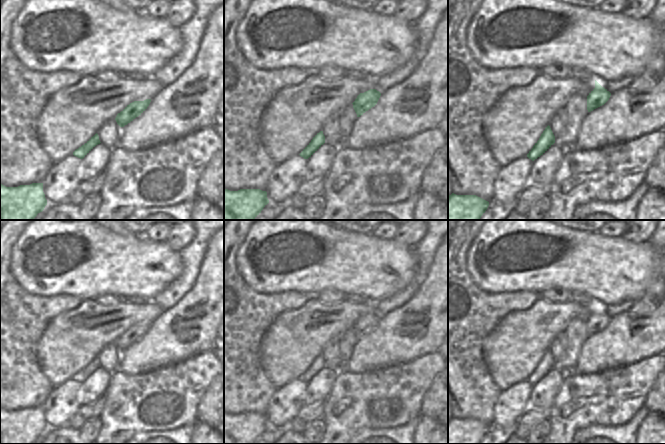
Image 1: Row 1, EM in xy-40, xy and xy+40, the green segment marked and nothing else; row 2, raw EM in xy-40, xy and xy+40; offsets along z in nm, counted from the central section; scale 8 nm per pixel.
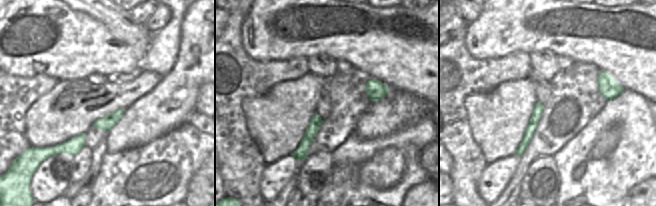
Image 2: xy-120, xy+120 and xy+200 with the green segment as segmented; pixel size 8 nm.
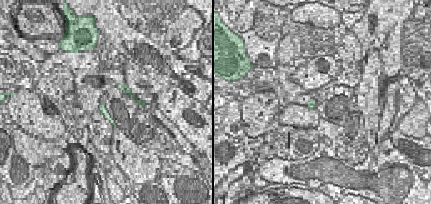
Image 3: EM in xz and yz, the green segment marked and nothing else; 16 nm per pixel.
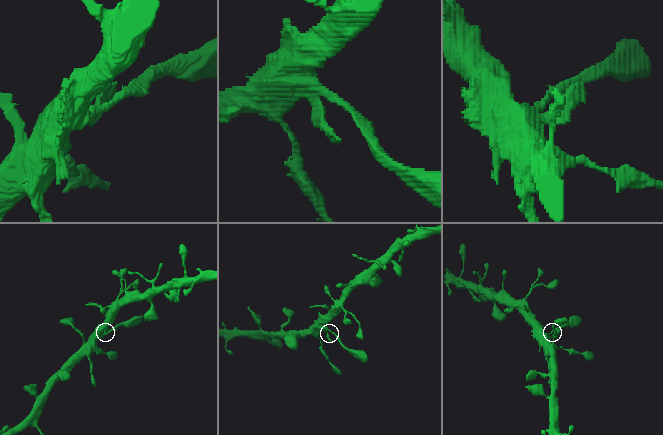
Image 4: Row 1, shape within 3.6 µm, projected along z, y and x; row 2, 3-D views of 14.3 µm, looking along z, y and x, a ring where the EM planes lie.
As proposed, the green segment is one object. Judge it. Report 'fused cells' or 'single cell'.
single cell

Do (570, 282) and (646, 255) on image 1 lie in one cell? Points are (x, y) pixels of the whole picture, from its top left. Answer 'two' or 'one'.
one

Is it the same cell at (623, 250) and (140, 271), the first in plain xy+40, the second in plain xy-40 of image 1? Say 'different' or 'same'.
same

